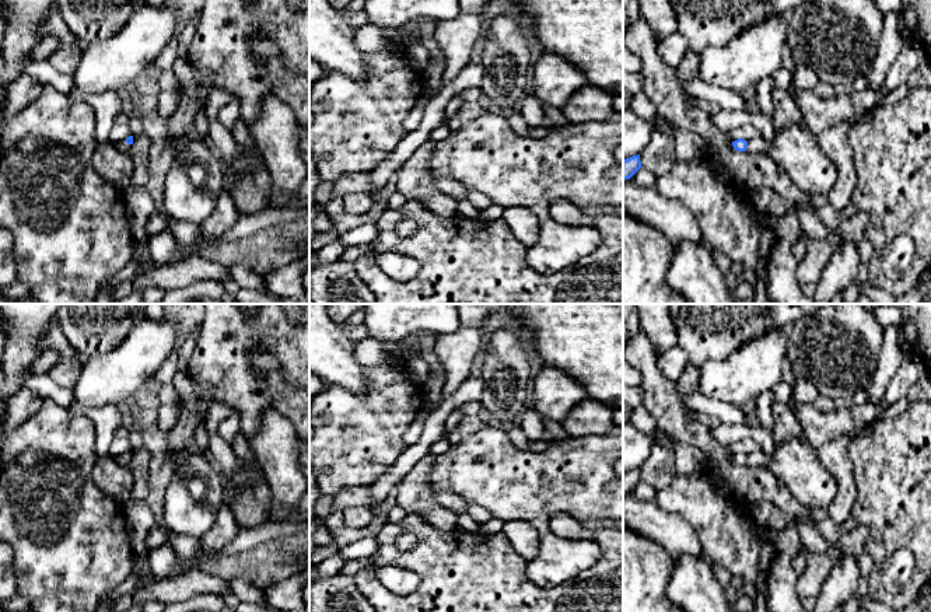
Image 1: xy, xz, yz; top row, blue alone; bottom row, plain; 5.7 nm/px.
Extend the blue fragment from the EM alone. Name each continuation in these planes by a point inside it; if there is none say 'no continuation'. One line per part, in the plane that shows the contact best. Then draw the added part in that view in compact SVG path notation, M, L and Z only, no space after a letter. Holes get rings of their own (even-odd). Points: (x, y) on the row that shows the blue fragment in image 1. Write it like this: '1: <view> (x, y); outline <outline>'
1: yz (758, 146); outline M763 137L752 139L748 141L748 153L753 154L767 154L771 147L771 140L764 140Z

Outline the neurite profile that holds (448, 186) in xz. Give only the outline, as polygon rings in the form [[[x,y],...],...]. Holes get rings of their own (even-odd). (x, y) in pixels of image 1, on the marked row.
[[[451,178],[434,179],[434,188],[440,195],[447,195],[456,202],[466,199],[468,189]]]

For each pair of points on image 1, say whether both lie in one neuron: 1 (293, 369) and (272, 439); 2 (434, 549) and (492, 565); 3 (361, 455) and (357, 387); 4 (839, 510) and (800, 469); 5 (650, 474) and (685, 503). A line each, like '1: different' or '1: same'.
1: different
2: same
3: different
4: different
5: different

